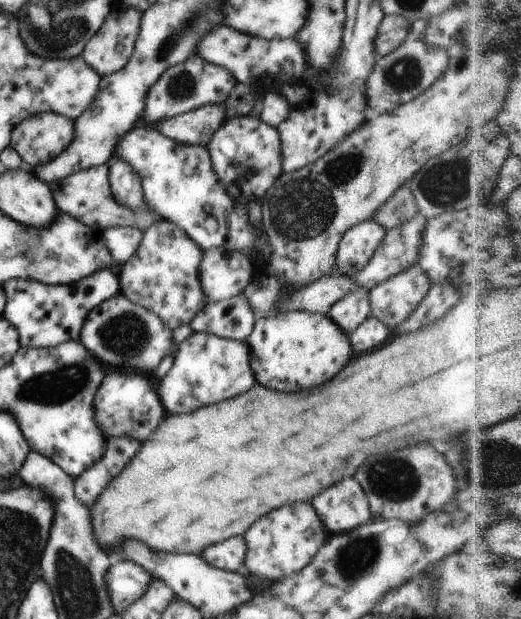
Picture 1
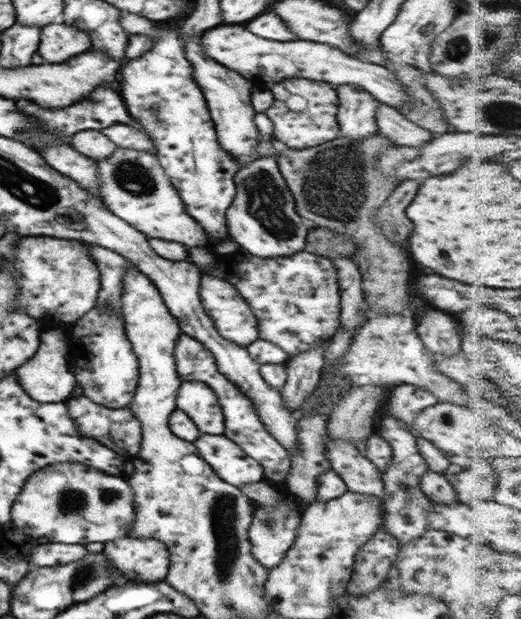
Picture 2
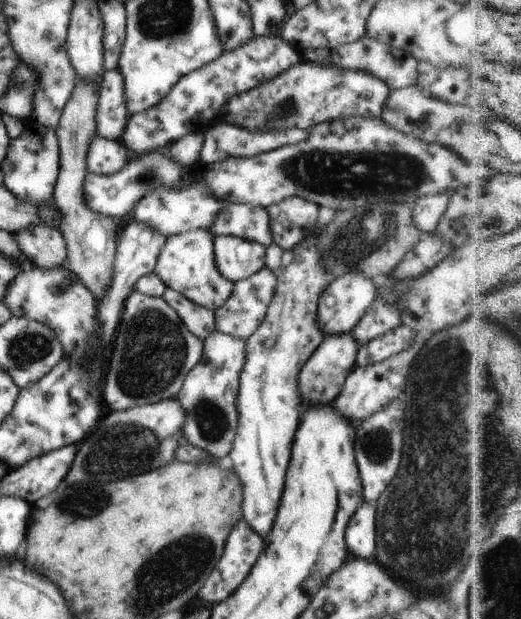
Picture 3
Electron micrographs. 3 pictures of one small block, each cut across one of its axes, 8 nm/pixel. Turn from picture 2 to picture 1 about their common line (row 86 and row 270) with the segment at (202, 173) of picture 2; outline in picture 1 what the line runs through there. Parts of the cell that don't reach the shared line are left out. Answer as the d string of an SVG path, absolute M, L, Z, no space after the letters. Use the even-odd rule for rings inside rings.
M162 222L148 228L135 255L122 265L122 294L134 304L150 309L169 329L189 325L208 301L199 279L203 251L176 224Z

